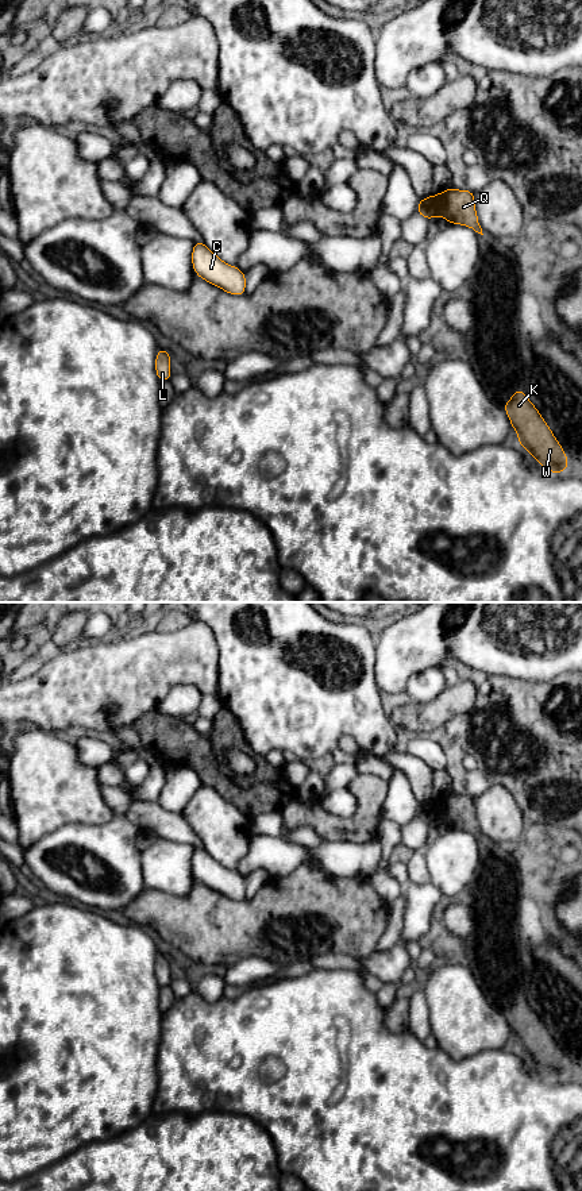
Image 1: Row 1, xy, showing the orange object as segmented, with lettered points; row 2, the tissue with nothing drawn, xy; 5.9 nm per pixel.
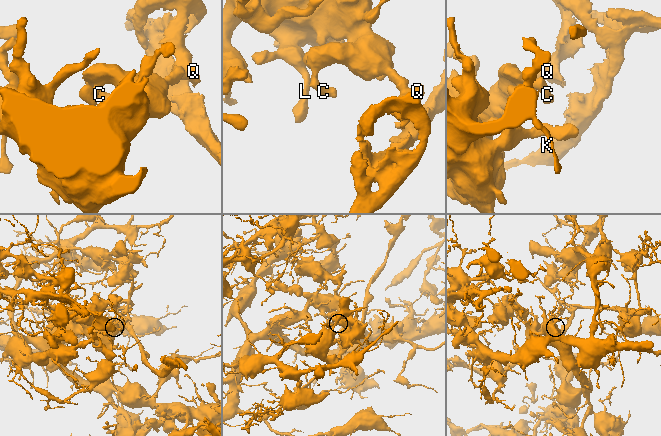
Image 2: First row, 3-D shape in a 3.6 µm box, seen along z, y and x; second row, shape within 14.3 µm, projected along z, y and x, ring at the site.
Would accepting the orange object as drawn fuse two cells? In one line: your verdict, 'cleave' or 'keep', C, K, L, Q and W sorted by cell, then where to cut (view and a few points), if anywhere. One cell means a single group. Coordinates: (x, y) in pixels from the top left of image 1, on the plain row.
cleave | C L / K Q W | xy (426, 804), (435, 814), (435, 821)

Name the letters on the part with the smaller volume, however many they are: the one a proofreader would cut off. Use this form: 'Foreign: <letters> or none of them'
Foreign: K, Q, W

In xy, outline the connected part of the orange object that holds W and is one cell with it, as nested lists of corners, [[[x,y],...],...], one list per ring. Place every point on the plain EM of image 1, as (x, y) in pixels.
[[[517,994],[502,1011],[512,1033],[519,1037],[520,1051],[529,1056],[544,1075],[566,1078],[568,1064],[563,1052],[523,994]]]

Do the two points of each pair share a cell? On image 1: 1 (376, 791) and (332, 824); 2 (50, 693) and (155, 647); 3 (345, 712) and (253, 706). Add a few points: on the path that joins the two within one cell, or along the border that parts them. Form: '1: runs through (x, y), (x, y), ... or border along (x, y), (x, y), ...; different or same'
1: runs through (370, 804), (351, 824), (345, 824); same
2: runs through (76, 689), (103, 686), (130, 673); same
3: runs through (322, 704), (276, 701); same

